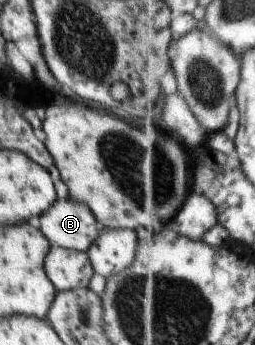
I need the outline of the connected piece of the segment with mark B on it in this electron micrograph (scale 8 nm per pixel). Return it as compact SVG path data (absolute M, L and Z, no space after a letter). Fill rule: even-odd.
M69 198L56 201L39 216L39 231L51 247L86 253L97 239L97 221L87 205Z

